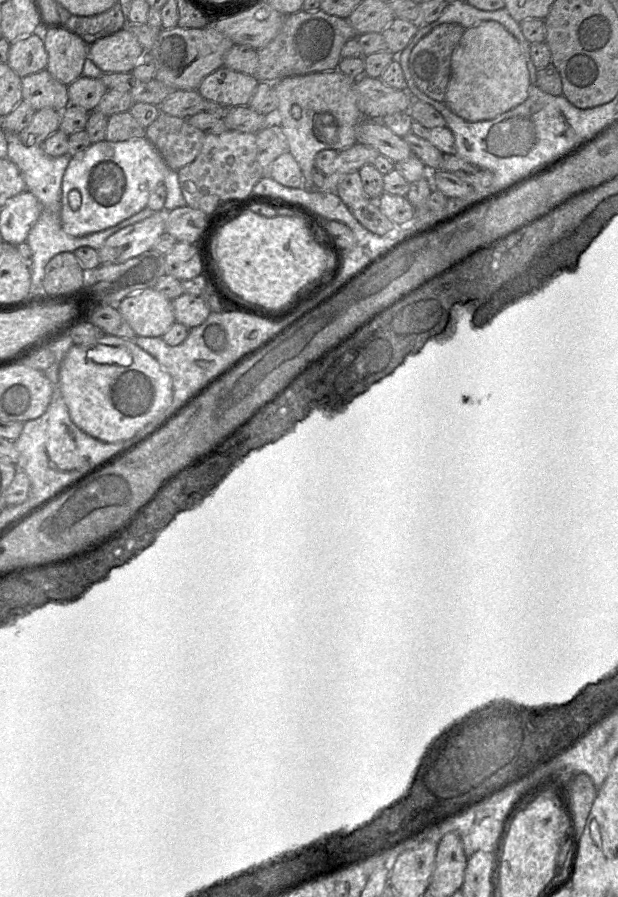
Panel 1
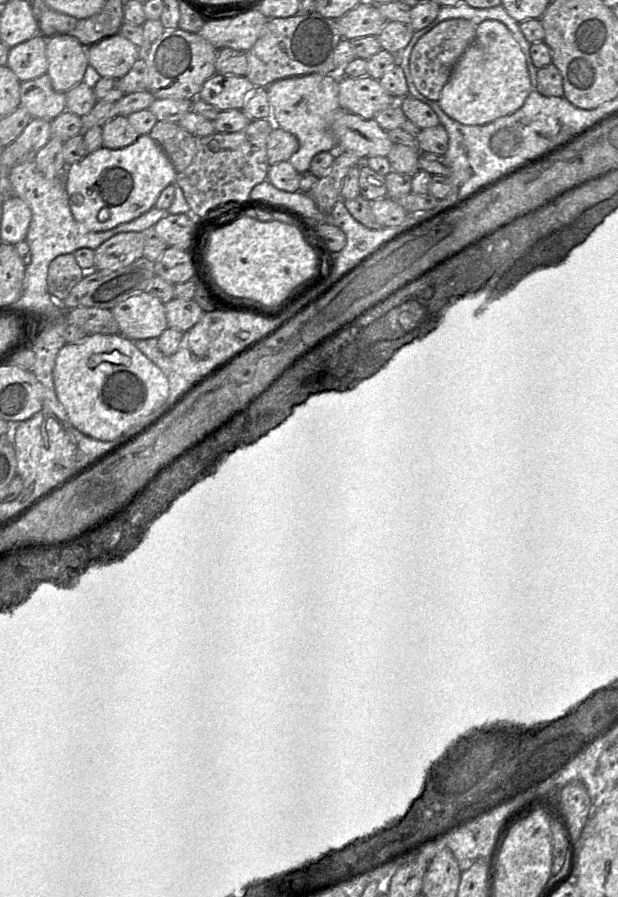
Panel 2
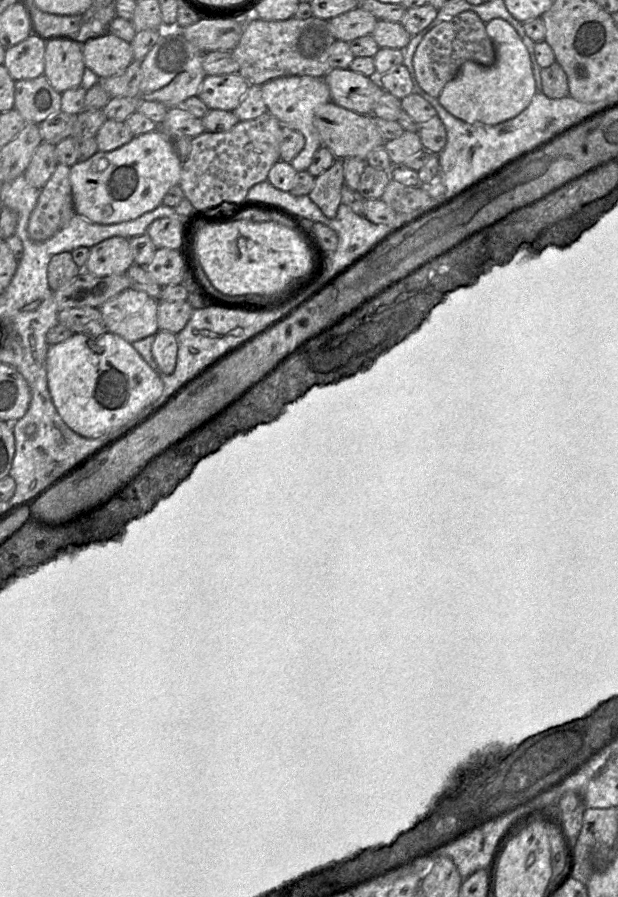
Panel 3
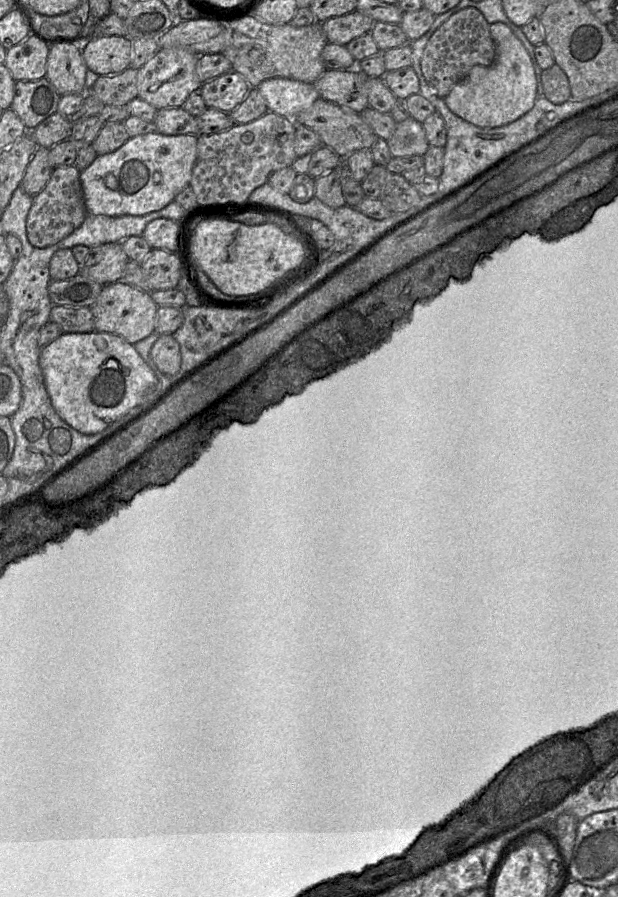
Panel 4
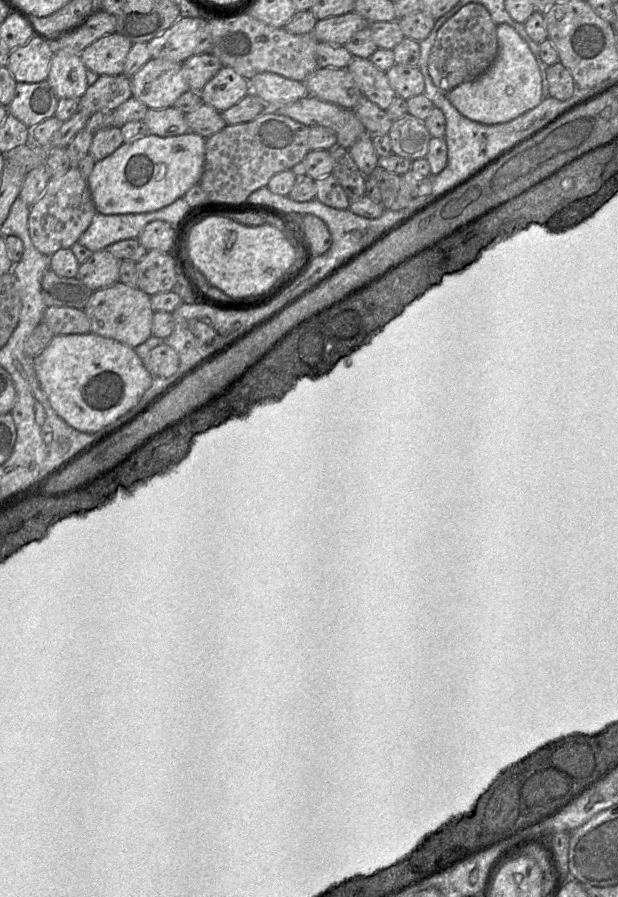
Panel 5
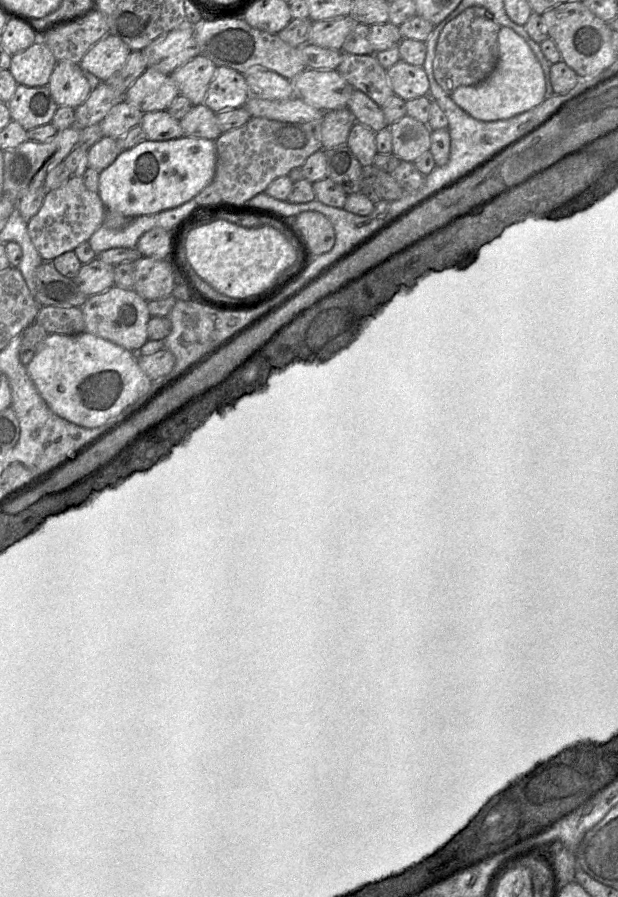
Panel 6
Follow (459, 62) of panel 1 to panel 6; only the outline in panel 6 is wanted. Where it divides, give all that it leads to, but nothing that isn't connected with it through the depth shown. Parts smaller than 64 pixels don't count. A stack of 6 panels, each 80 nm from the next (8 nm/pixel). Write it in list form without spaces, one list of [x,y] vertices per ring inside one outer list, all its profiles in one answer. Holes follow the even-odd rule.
[[[501,27],[498,62],[491,74],[482,82],[458,87],[452,100],[470,116],[482,121],[495,121],[513,117],[541,104],[546,84],[542,67],[535,54],[514,30]]]

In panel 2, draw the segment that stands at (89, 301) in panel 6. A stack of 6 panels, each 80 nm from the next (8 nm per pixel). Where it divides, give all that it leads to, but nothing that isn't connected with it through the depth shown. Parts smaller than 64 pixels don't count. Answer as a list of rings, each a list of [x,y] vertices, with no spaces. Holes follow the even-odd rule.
[[[146,291],[129,296],[110,311],[120,334],[130,340],[158,338],[168,328],[164,303]]]

